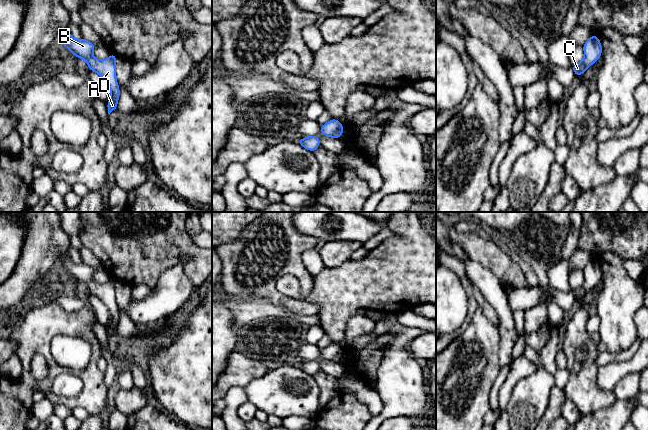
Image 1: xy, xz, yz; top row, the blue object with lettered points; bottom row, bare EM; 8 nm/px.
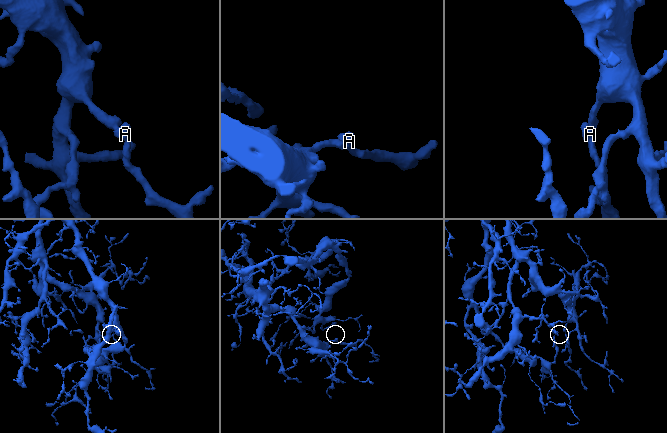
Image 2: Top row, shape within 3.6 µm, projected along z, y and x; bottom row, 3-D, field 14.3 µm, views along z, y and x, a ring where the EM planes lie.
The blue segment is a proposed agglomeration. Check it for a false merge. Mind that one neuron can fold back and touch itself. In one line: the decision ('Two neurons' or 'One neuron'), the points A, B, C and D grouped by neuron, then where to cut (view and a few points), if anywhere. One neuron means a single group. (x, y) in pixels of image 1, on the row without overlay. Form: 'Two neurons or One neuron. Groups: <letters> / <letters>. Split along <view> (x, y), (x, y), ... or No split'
One neuron. Groups: A B C D. No split

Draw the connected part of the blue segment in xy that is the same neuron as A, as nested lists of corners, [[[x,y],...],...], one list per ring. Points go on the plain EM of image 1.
[[[68,253],[59,254],[57,260],[61,261],[62,268],[70,274],[77,282],[87,285],[88,293],[98,297],[108,308],[111,321],[106,328],[108,338],[117,334],[117,326],[120,320],[120,314],[116,303],[116,282],[117,280],[112,277],[107,283],[95,283],[93,281],[93,274],[96,269],[86,263],[74,263]]]

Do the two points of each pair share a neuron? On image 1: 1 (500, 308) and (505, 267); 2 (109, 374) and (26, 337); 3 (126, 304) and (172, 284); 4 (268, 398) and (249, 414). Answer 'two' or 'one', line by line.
1: two
2: two
3: one
4: two

